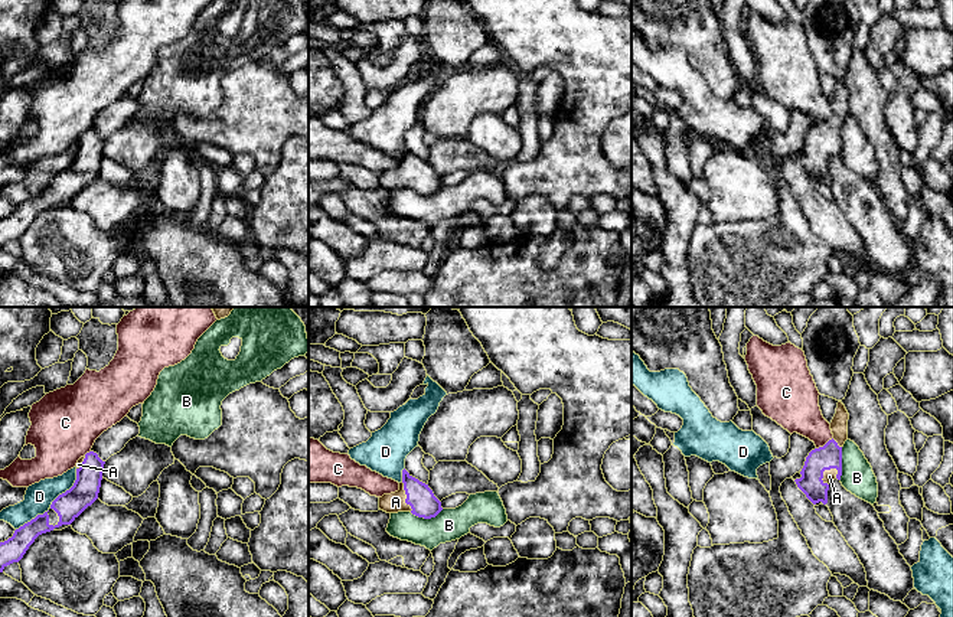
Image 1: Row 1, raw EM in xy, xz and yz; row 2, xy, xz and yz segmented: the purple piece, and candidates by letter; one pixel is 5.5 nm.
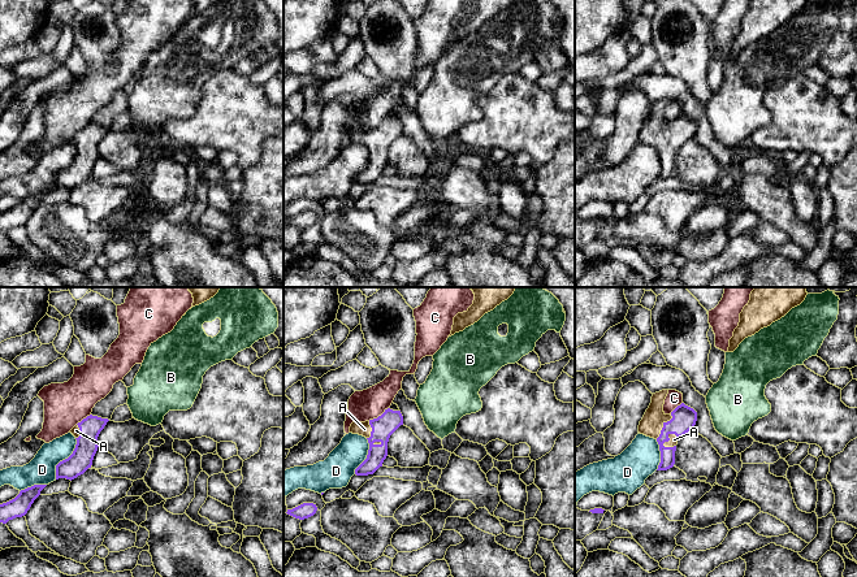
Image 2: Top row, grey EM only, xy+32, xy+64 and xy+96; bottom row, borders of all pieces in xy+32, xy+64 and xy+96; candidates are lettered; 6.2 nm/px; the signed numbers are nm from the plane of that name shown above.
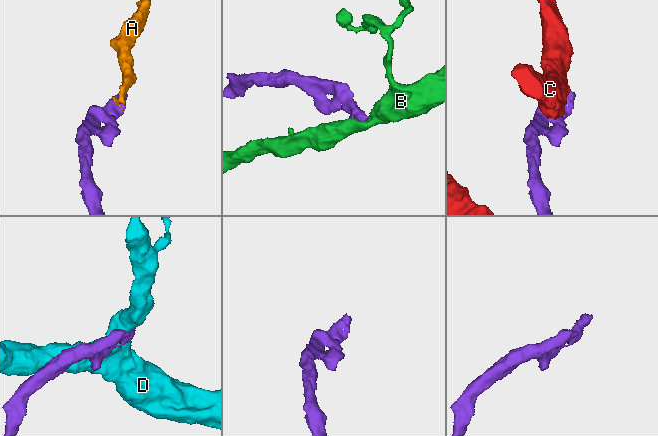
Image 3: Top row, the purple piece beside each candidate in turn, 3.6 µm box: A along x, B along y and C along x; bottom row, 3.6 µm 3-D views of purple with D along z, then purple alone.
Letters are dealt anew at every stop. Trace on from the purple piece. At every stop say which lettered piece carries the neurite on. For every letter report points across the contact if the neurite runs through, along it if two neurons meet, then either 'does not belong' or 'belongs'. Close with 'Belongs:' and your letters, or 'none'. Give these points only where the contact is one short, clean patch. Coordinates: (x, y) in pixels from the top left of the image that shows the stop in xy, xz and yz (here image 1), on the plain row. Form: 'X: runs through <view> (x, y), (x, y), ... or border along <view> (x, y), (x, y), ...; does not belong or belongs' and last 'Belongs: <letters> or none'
A: belongs
B: border along xz (443, 186), (430, 195), (418, 195), (410, 189); does not belong
C: does not belong
D: does not belong
Belongs: A

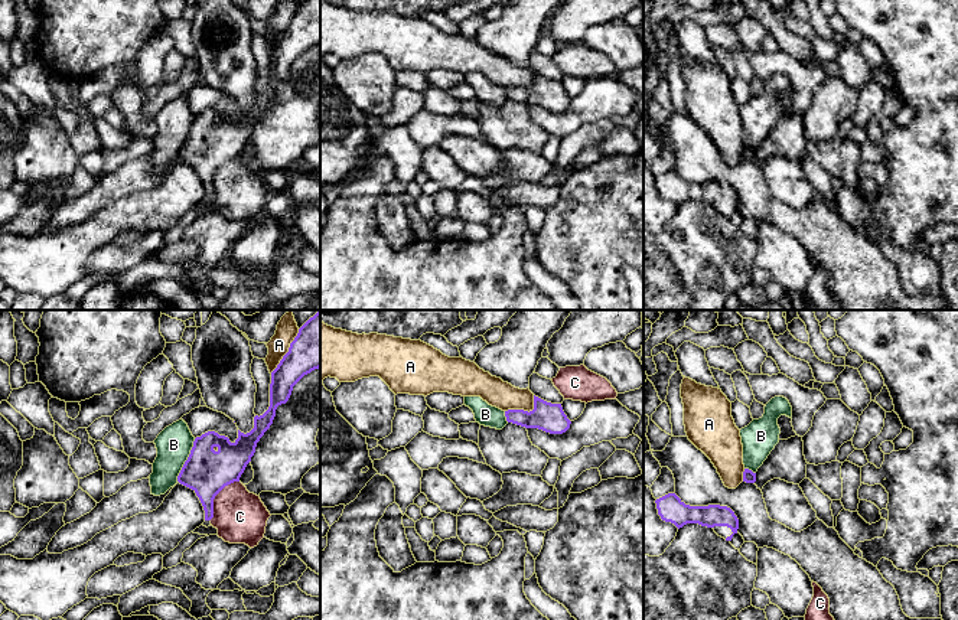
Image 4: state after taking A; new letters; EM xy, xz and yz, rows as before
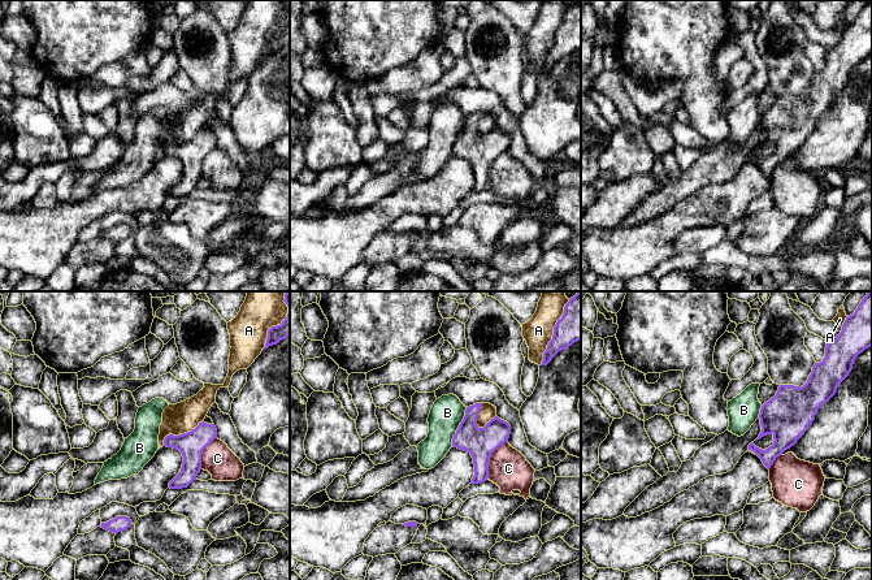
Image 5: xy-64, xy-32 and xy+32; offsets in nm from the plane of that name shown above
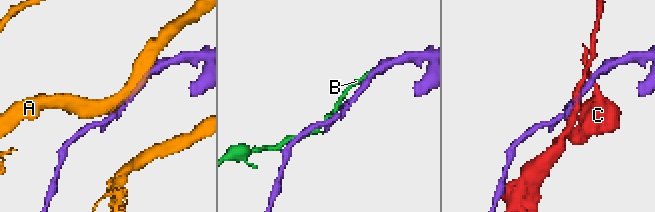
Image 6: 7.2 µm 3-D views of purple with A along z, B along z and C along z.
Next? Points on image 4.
A: does not belong
B: does not belong
C: border along xy (238, 157), (227, 162), (215, 173), (214, 192), (209, 196); does not belong
Belongs: none

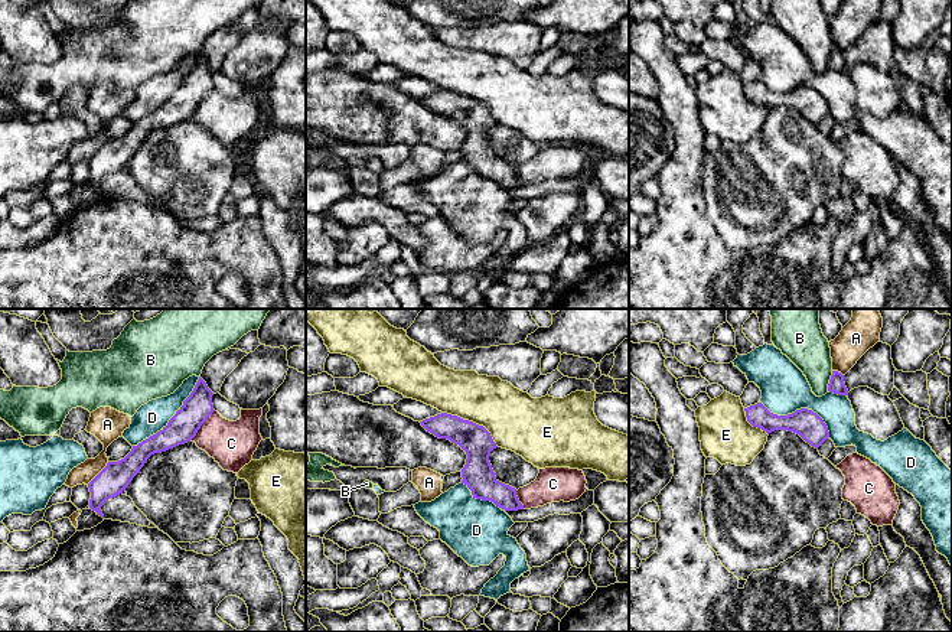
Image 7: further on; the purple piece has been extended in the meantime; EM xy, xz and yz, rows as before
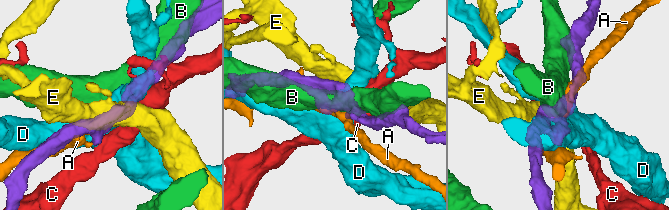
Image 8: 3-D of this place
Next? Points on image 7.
A: does not belong
B: does not belong
C: border along xy (214, 87), (191, 116); does not belong
D: does not belong
E: does not belong
Belongs: none

